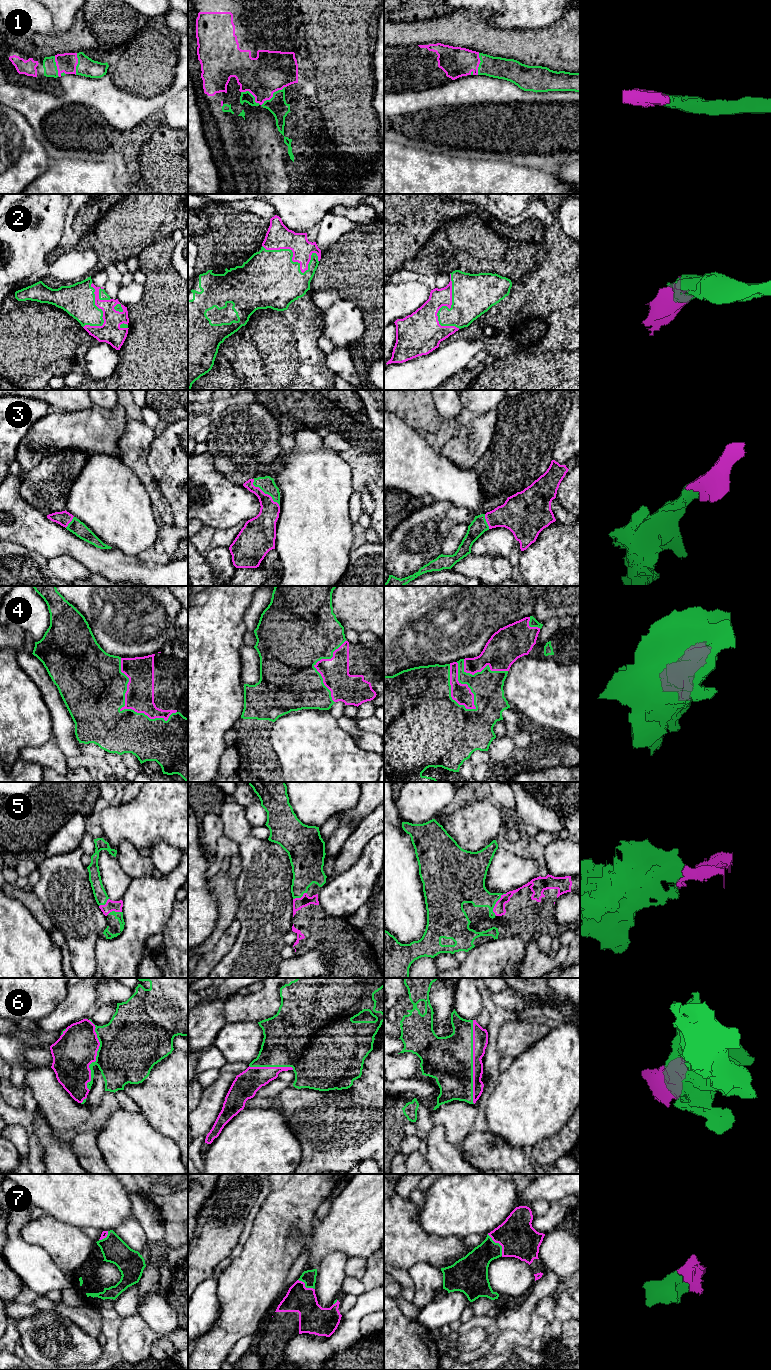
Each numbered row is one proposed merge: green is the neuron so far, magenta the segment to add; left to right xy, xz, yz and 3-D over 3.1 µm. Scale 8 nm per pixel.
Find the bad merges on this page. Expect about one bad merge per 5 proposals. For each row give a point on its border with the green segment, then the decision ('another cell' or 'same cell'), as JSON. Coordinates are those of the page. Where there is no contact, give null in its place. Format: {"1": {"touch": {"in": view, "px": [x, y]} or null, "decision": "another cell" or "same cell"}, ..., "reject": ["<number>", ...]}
{"1": {"touch": {"in": "xz", "px": [263, 103]}, "decision": "same cell"}, "2": {"touch": {"in": "xz", "px": [296, 262]}, "decision": "same cell"}, "3": {"touch": {"in": "xz", "px": [265, 493]}, "decision": "same cell"}, "4": {"touch": {"in": "xy", "px": [124, 704]}, "decision": "same cell"}, "5": {"touch": {"in": "yz", "px": [495, 903]}, "decision": "same cell"}, "6": {"touch": {"in": "yz", "px": [472, 1062]}, "decision": "same cell"}, "7": {"touch": {"in": "yz", "px": [499, 1244]}, "decision": "same cell"}, "reject": []}

